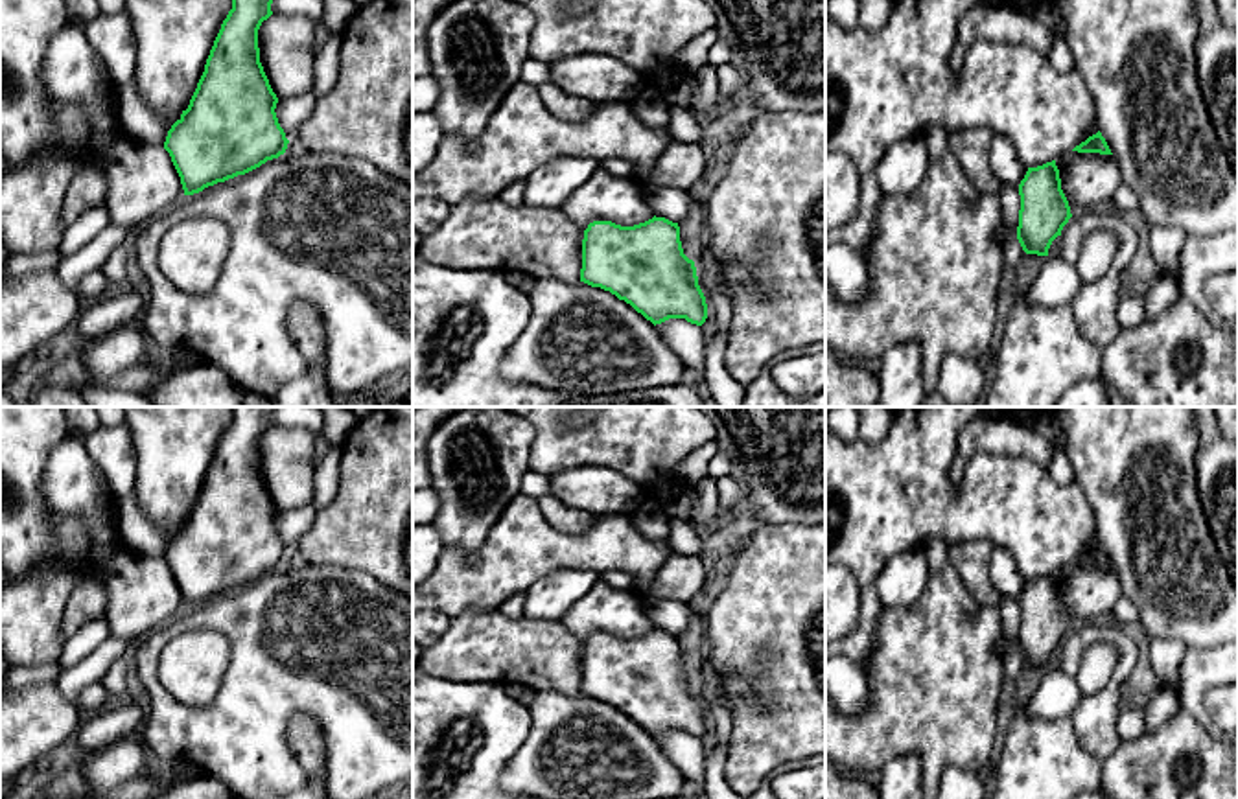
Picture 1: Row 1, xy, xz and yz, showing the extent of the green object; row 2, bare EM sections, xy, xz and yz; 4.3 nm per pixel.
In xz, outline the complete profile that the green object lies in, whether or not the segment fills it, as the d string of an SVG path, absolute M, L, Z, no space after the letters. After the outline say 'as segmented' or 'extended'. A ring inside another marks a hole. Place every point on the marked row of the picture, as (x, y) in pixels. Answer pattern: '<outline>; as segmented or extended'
M665 217L634 226L590 223L580 282L610 291L654 326L669 318L702 326L707 318L695 261L683 254L678 223Z; as segmented

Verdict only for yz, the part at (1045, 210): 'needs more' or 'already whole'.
already whole

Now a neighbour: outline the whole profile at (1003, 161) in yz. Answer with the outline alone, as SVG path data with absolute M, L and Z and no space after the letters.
M993 133L987 149L987 166L1000 182L1015 188L1019 188L1028 171L1028 168L1019 162L1013 144L1006 136L997 133Z

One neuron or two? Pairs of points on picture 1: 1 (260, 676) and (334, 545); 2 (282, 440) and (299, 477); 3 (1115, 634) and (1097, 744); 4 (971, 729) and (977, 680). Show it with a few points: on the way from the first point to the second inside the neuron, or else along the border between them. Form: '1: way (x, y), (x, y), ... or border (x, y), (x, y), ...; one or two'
1: border (308, 564), (358, 567), (367, 573); two
2: way (282, 450), (290, 468); one
3: way (1124, 661), (1106, 706), (1097, 717); one
4: way (973, 717), (973, 693); one

